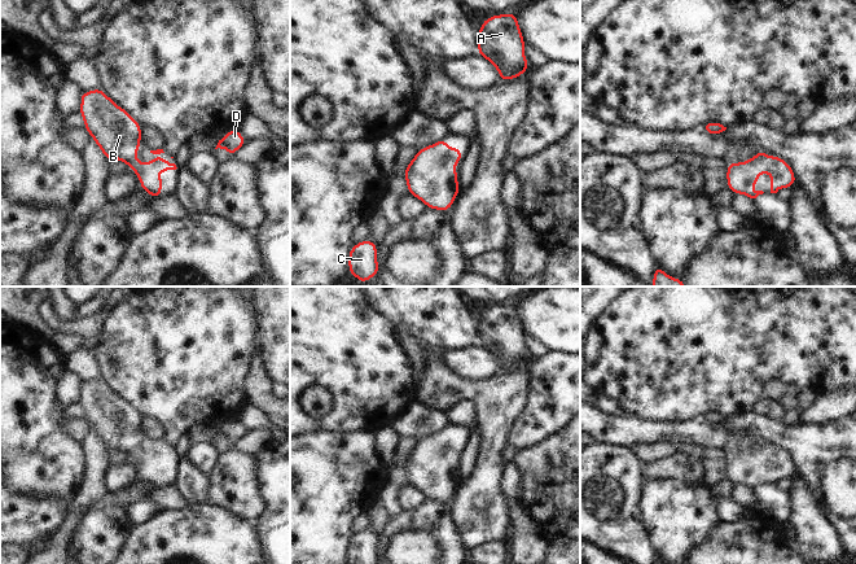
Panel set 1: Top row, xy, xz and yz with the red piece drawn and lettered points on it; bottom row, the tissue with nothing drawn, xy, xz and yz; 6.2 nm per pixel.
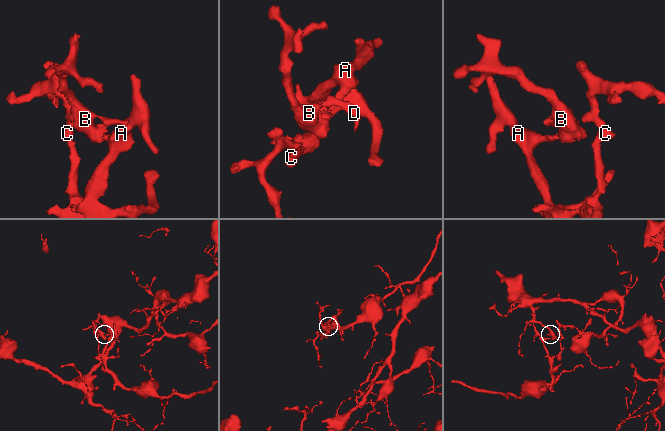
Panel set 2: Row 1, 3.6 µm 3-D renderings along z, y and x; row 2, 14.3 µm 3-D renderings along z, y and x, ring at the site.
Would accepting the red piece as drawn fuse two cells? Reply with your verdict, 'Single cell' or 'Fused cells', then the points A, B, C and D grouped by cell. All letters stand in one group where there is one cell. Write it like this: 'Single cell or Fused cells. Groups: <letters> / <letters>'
Single cell. Groups: A B C D

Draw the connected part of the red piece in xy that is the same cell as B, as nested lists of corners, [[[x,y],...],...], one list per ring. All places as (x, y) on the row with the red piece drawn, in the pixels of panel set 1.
[[[101,88],[82,92],[79,100],[82,102],[79,114],[84,119],[84,128],[102,150],[106,161],[124,162],[140,179],[141,189],[152,198],[159,198],[166,182],[158,178],[158,172],[176,170],[176,165],[167,158],[154,158],[145,163],[137,159],[142,127]]]

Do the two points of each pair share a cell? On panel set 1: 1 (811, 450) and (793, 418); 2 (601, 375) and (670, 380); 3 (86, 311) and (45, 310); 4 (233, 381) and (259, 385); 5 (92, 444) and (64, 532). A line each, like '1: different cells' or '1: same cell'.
1: different cells
2: same cell
3: different cells
4: different cells
5: same cell

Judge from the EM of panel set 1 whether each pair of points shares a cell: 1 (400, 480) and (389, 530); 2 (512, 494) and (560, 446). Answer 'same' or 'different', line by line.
1: different
2: different

